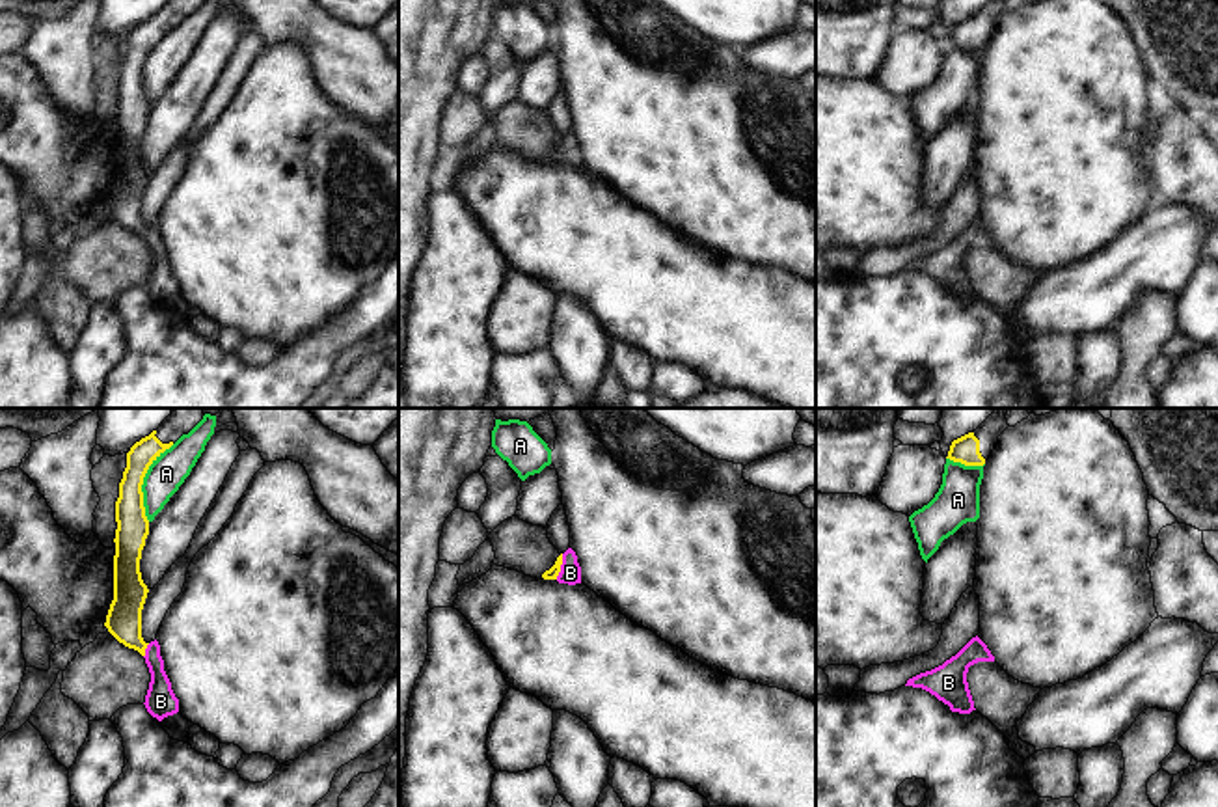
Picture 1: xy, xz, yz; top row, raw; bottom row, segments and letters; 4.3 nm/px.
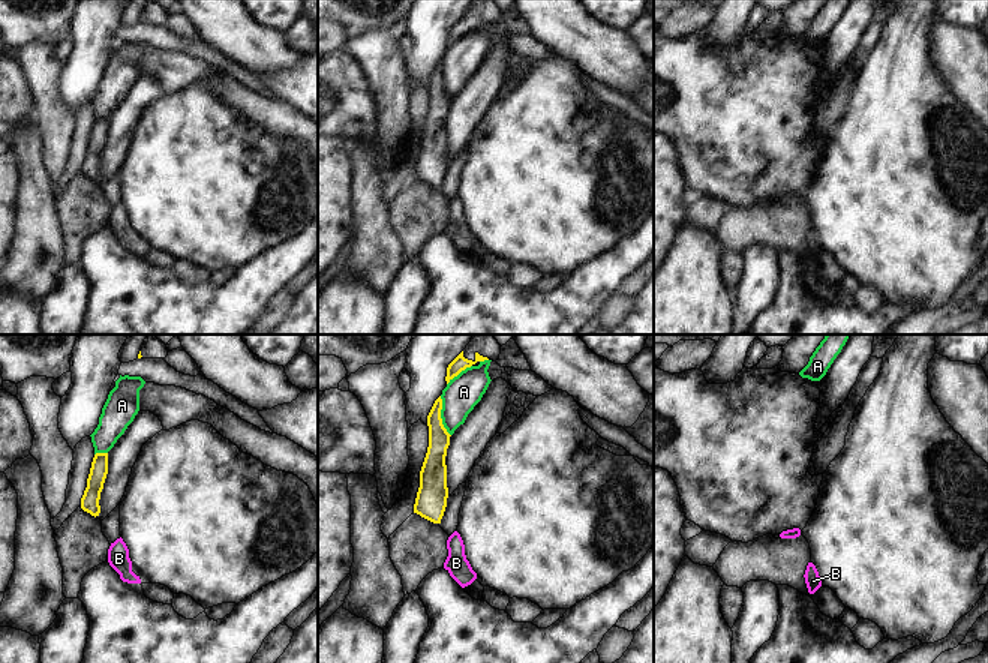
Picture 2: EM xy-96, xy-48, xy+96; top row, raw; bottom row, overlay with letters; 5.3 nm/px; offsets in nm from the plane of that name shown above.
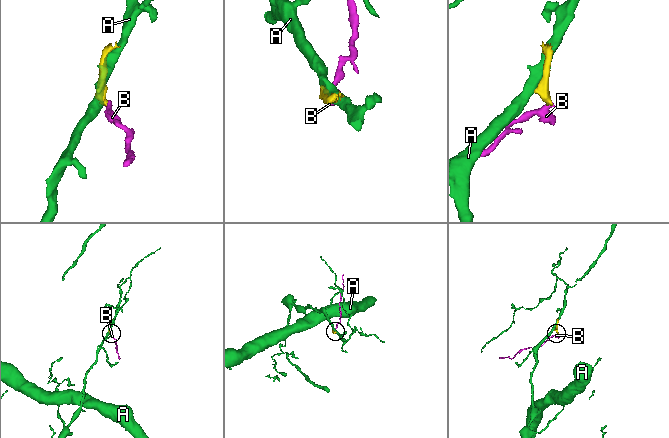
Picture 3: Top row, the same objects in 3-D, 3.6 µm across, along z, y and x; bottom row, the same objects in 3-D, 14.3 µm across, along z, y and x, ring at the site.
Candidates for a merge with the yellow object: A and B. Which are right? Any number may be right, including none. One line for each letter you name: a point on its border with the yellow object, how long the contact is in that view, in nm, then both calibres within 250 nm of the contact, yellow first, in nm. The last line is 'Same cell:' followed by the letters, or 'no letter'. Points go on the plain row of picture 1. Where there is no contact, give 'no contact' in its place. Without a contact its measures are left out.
B: meets yellow in xz at (559, 150); contact 120 nm long; 50 nm thick on the yellow side, 100 nm on the other
Same cell: B

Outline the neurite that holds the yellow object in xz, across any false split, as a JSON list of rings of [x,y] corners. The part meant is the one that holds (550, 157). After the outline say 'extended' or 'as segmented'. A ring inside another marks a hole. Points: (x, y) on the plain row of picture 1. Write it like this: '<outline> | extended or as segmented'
[[[572,130],[561,136],[555,147],[542,157],[544,162],[557,162],[559,166],[575,168],[581,166],[581,149]]] | extended

